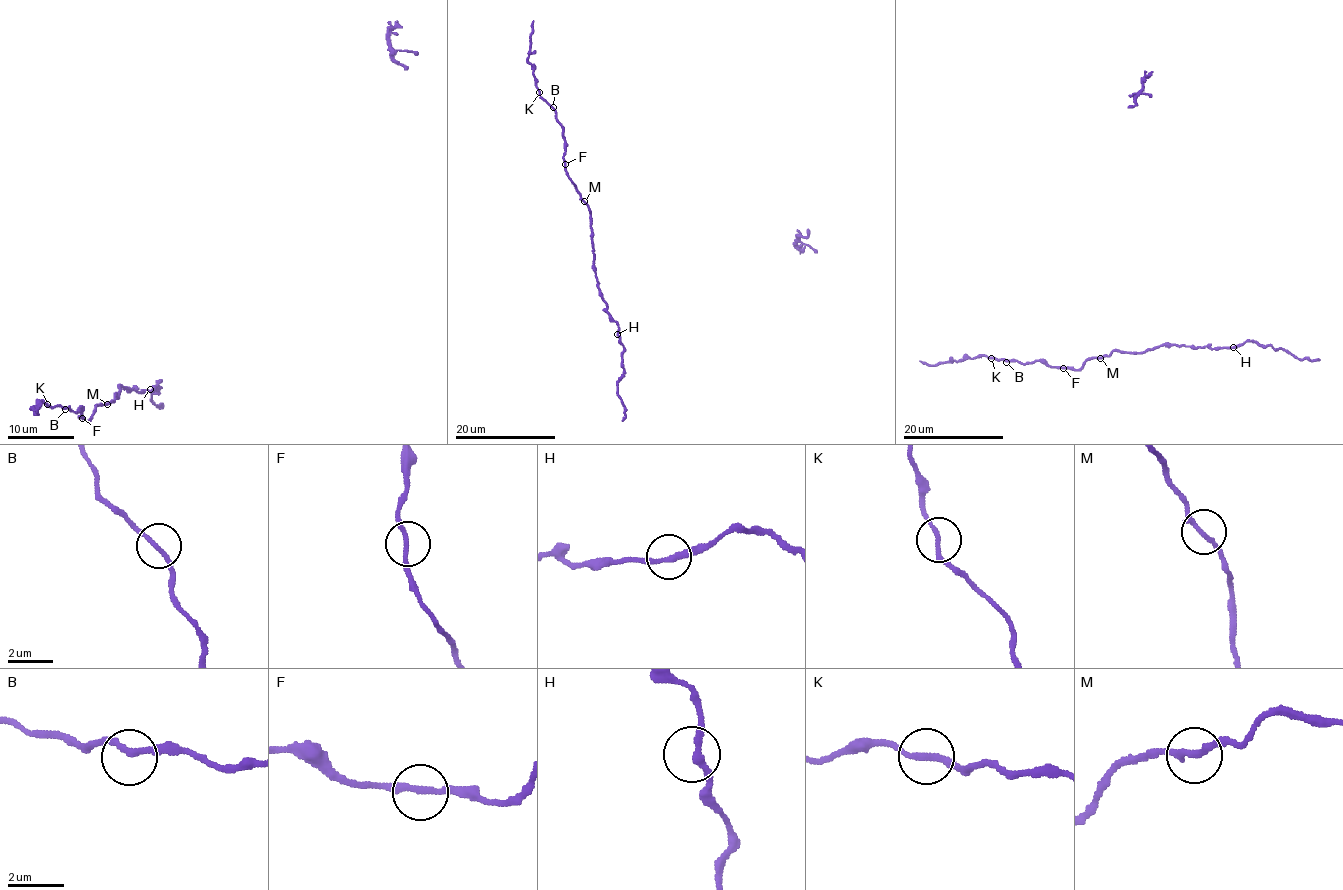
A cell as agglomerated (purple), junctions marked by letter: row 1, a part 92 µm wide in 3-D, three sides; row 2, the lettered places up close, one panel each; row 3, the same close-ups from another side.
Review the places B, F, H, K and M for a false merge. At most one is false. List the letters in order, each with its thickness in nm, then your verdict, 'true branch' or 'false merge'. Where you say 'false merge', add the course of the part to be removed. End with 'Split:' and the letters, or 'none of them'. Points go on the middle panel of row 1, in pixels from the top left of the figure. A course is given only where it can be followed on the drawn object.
B: 190 nm thick; true branch
F: 200 nm thick; true branch
H: 240 nm thick; true branch
K: 200 nm thick; false merge; foreign part runs (539, 92), (533, 66), (528, 61), (533, 21)
M: 220 nm thick; true branch
Split: K

